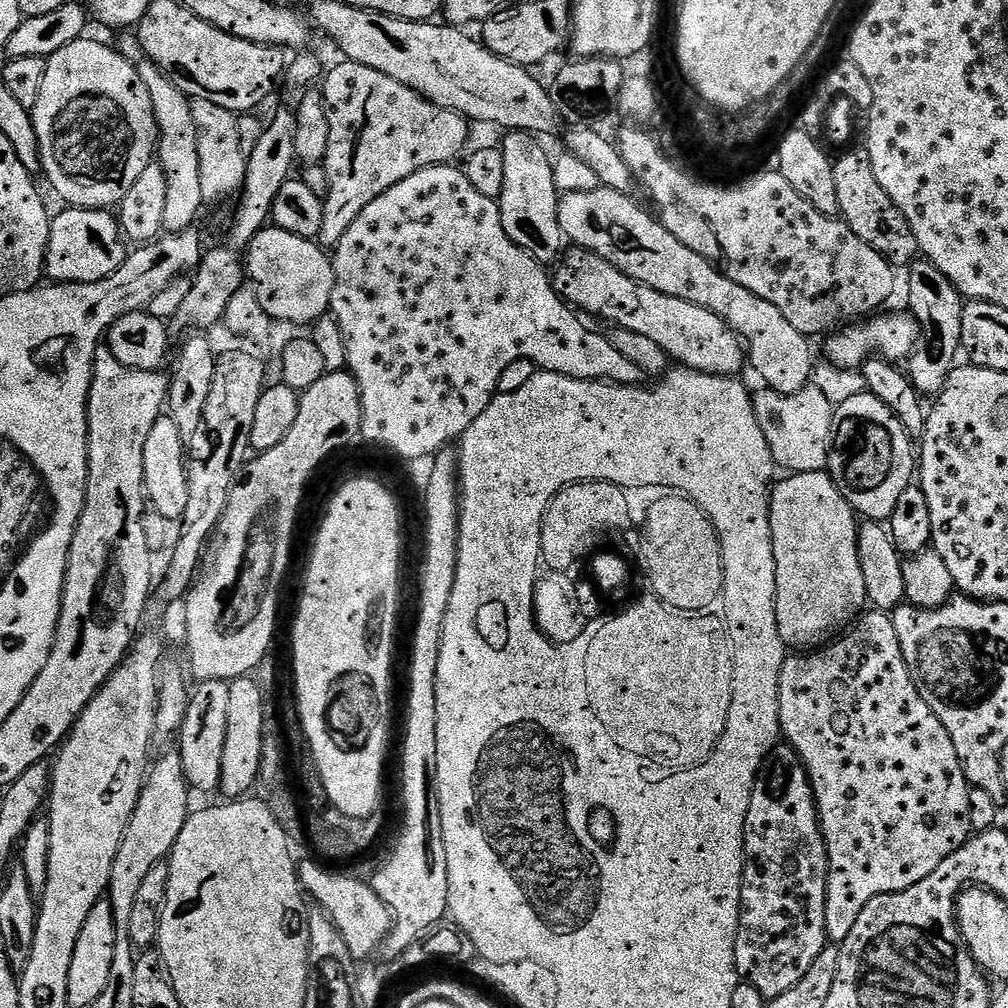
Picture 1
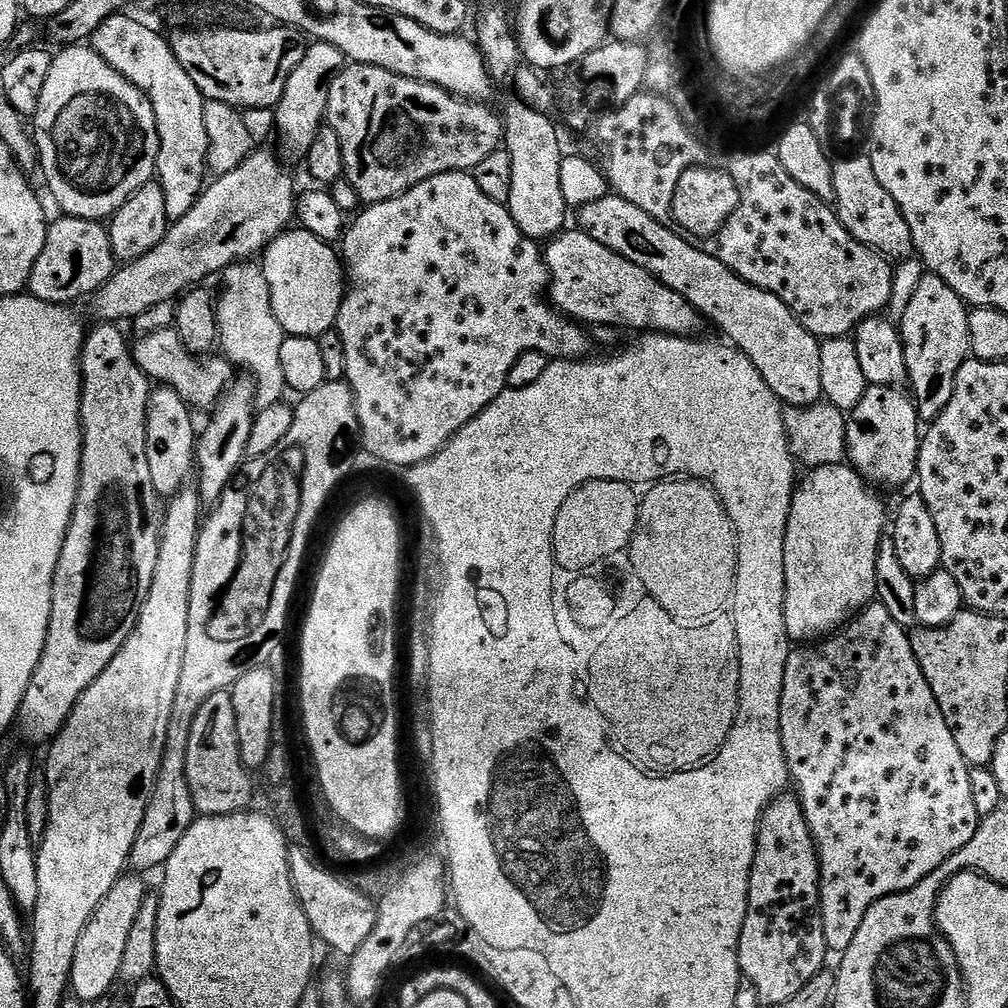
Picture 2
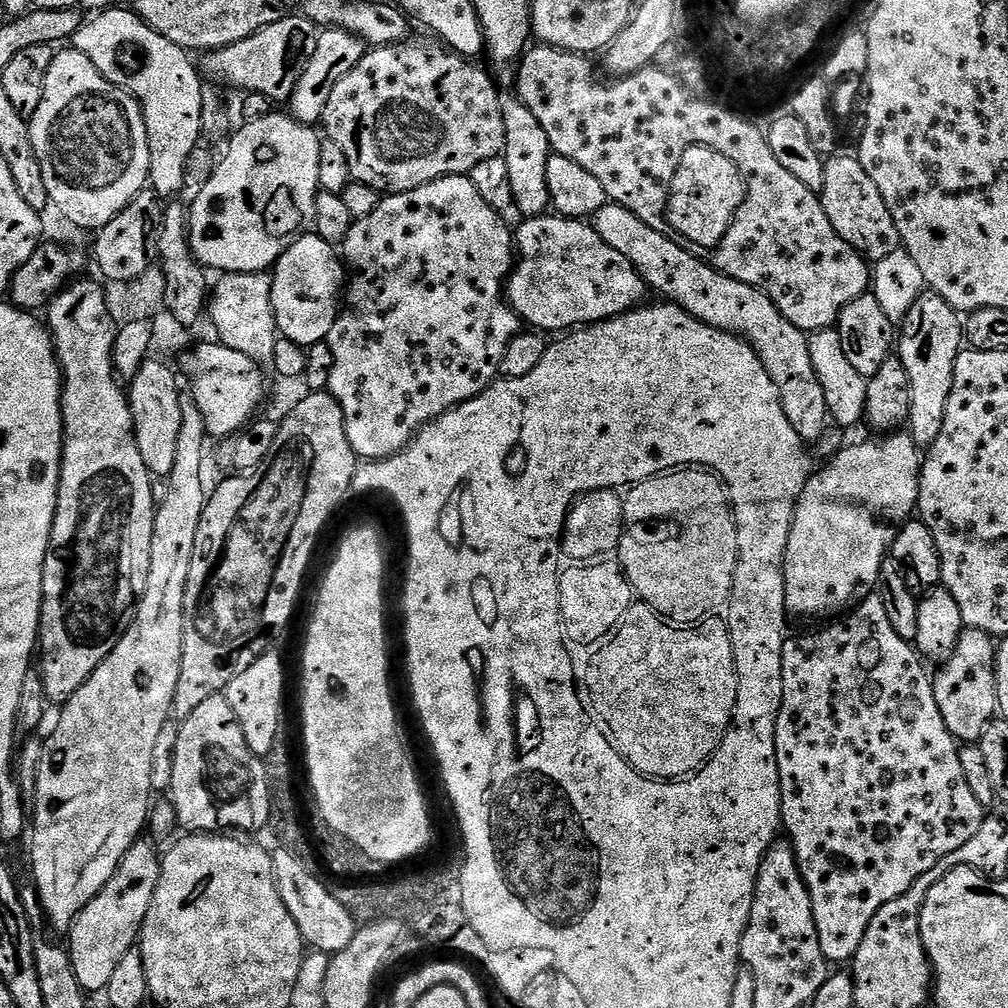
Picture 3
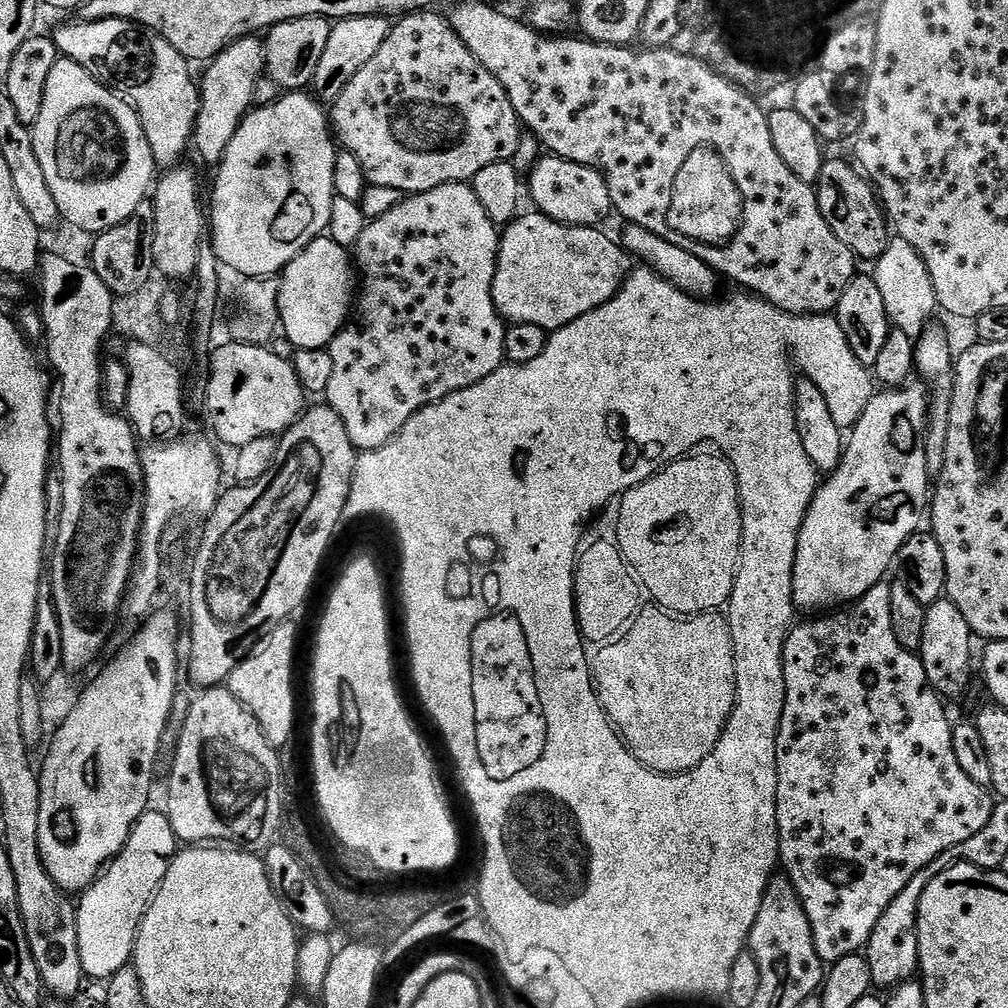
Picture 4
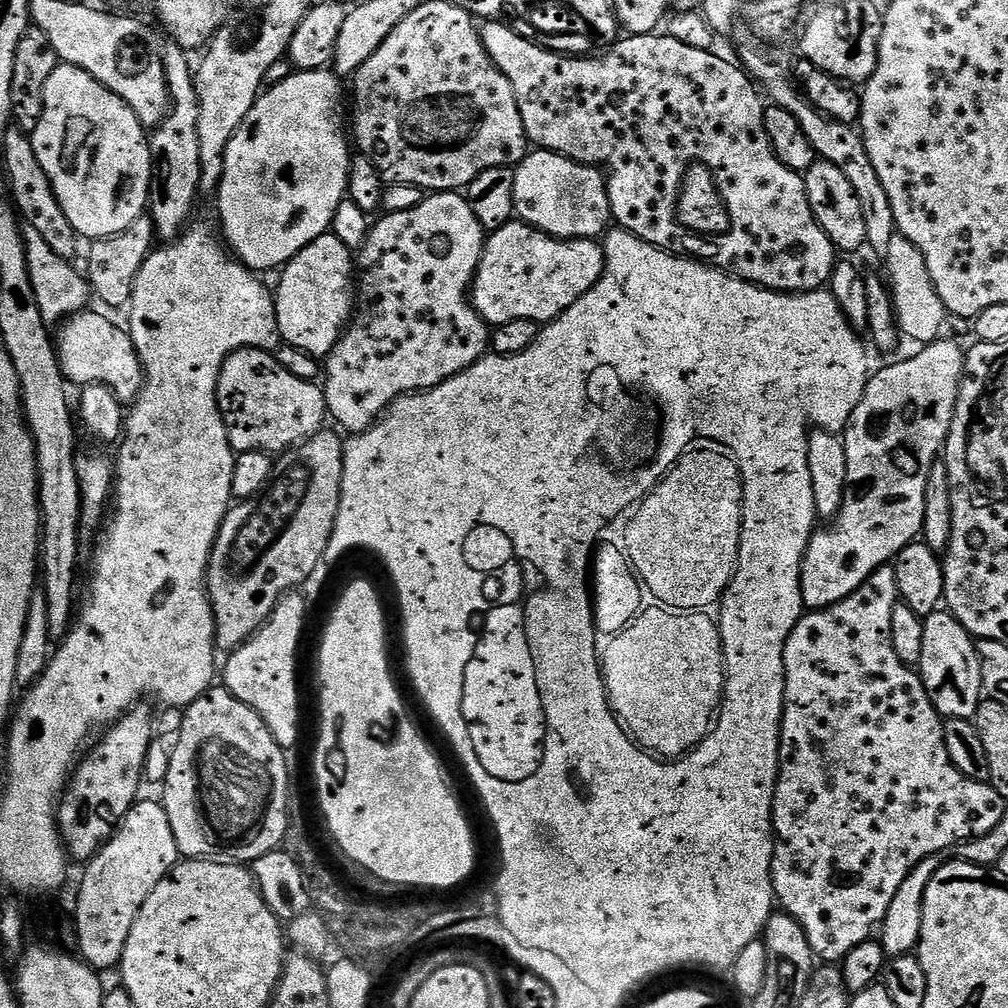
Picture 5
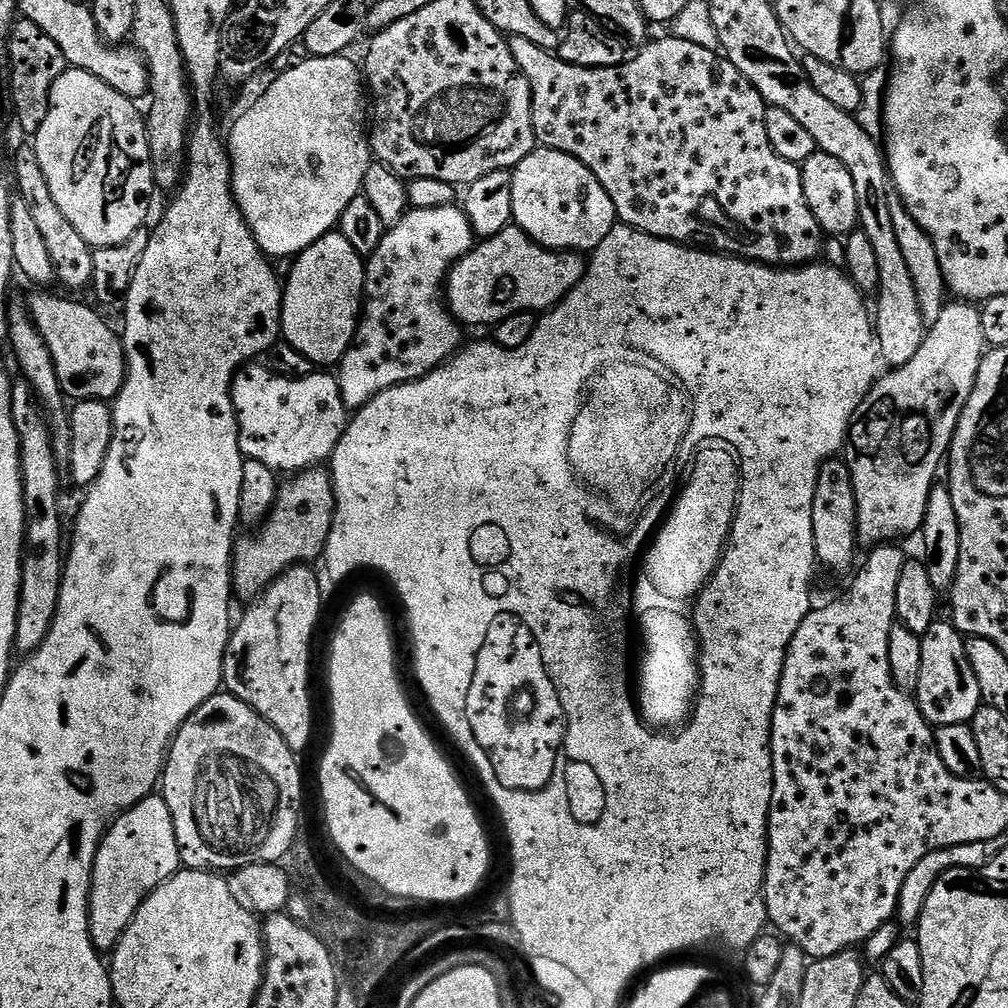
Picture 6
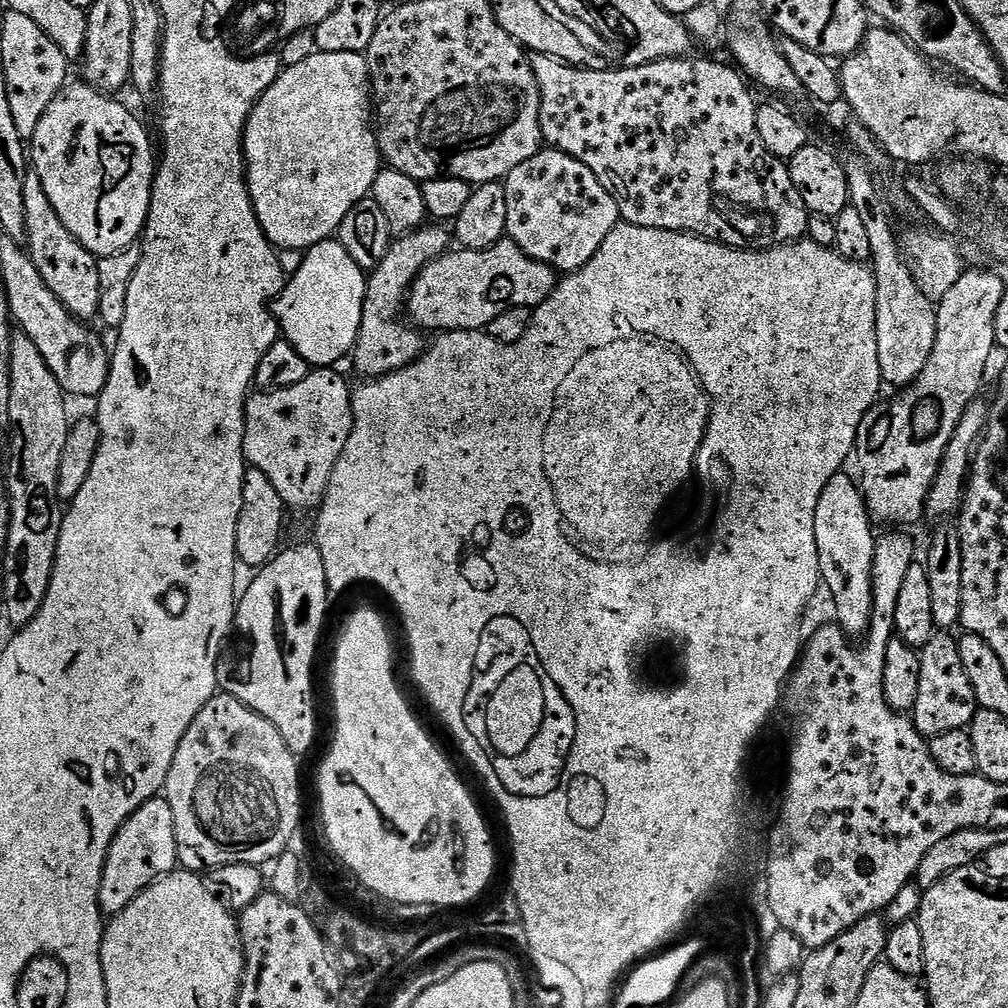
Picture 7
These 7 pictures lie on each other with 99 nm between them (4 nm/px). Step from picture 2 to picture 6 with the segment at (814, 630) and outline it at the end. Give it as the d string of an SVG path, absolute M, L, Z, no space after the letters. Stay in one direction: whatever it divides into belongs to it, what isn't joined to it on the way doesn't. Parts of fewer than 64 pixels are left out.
M972 302L945 303L938 320L925 331L918 354L901 368L885 371L858 406L849 427L846 463L854 482L856 530L861 545L896 542L899 536L919 533L923 529L926 502L938 480L936 471L939 468L941 471L952 446L960 415L978 378L985 351L980 308Z

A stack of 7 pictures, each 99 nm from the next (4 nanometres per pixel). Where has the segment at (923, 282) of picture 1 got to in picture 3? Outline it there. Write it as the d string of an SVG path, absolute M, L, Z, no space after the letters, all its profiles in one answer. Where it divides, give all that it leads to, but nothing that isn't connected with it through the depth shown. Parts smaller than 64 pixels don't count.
M925 291L910 307L898 328L898 359L910 378L912 405L906 421L917 448L927 450L942 434L946 402L954 386L954 366L962 351L962 320L936 292Z

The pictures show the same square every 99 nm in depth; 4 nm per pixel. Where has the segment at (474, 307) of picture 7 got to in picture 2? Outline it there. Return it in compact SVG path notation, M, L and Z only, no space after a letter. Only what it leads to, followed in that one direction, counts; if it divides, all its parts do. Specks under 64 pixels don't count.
M583 230L561 231L543 249L546 265L546 296L555 311L581 325L605 324L608 328L633 328L636 334L665 332L695 337L698 313L682 294L670 290L642 266L634 266L622 254L594 242Z

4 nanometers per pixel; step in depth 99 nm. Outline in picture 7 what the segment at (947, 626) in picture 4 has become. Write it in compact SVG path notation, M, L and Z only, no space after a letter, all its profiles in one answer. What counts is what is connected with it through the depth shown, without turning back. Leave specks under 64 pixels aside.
M933 634L930 642L919 649L922 670L918 678L918 702L914 709L914 723L926 738L946 734L946 730L968 728L978 711L970 674L962 666L962 654L957 637L952 634Z

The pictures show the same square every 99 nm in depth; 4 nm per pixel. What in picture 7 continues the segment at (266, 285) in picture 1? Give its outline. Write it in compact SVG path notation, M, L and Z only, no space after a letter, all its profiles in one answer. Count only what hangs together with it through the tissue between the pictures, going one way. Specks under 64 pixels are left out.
M326 239L305 251L302 266L298 272L289 277L285 288L273 303L272 309L283 337L291 342L299 354L307 360L309 367L333 367L355 348L364 313L366 288L365 269L354 262L354 258L351 258L349 252L337 239Z

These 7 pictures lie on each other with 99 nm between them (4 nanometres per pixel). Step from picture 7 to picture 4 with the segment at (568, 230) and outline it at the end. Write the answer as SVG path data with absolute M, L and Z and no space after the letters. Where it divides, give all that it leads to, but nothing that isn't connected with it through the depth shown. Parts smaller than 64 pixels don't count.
M551 154L541 155L540 159L532 165L526 176L526 192L532 195L535 211L556 220L559 224L566 224L570 228L590 228L603 225L603 220L613 215L612 199L608 184L604 180L604 173L596 168L582 166L578 162L570 162L561 156Z

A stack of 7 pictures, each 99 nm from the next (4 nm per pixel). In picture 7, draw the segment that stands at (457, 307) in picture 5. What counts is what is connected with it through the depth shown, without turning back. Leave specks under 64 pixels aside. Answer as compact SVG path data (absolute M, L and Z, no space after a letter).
M425 226L416 232L393 239L388 245L386 258L371 269L367 277L364 313L358 330L355 348L350 353L350 361L356 367L360 378L375 378L396 372L408 364L413 364L426 348L426 340L411 323L400 321L406 312L406 297L418 274L432 260L444 255L450 248L450 232L444 226Z

